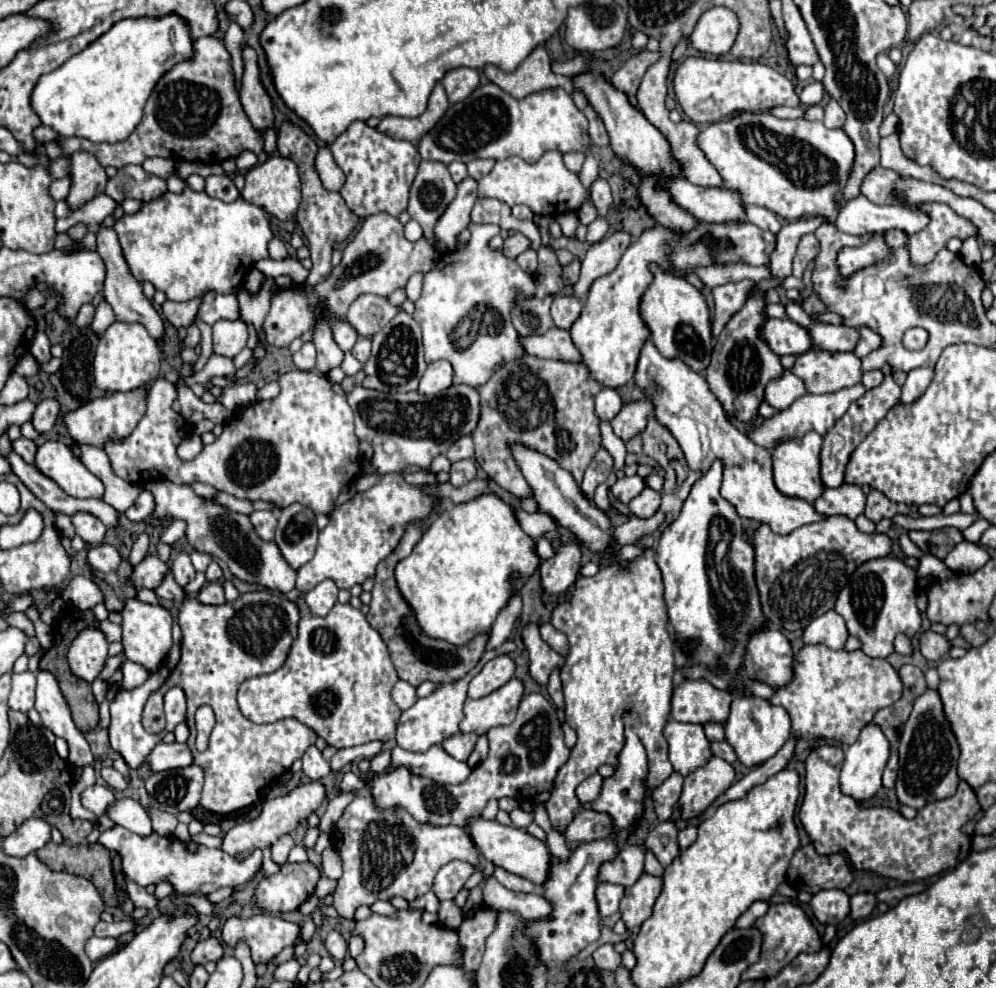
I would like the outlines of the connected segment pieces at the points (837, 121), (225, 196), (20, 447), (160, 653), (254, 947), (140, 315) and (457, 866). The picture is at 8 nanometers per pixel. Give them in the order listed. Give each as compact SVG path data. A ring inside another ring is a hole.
M829 100L829 104L825 106L823 124L827 128L843 128L843 124L845 124L845 112L843 112L843 108L835 100Z
M207 176L205 178L205 192L213 198L223 202L233 202L239 198L239 190L227 176Z
M17 438L13 442L13 450L29 464L33 464L35 460L35 452L37 452L37 446L33 444L33 440L27 440L27 438Z
M137 598L129 600L121 614L123 614L123 624L121 624L123 626L123 648L125 648L127 660L145 666L149 674L157 672L173 646L171 614L163 606L151 606L151 604L137 600Z
M255 914L251 918L233 916L225 920L223 928L231 928L229 944L237 944L239 940L247 942L255 964L269 962L271 956L279 954L285 946L293 944L299 934L297 924L271 914Z
M99 226L99 230L97 230L97 252L99 252L99 256L103 258L105 270L107 270L103 296L107 296L107 302L111 304L111 308L113 308L117 320L119 320L119 322L139 322L139 324L143 324L143 326L147 328L147 332L151 334L151 338L159 342L159 340L165 336L163 320L161 320L159 312L153 308L153 304L145 298L141 284L131 276L131 272L129 272L129 268L127 268L127 262L125 262L125 256L123 256L123 252L121 252L119 240L117 240L117 234L115 234L113 228L103 228L103 226Z
M453 860L449 864L445 864L437 876L435 876L435 884L433 884L433 892L439 900L451 900L455 898L455 894L465 886L467 878L473 874L473 866L467 862L459 862Z

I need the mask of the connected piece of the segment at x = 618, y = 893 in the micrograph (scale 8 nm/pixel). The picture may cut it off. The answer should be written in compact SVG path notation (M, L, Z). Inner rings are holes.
M603 882L597 886L597 904L599 904L601 916L611 916L619 910L617 902L621 902L623 892L625 892L623 886L609 884L609 882Z

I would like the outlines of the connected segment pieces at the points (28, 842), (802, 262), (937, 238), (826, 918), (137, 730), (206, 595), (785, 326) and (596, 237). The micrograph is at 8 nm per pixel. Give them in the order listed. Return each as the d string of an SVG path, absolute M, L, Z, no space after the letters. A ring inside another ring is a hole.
M29 818L11 836L3 840L3 850L9 856L27 856L37 852L51 840L51 826L43 818Z
M807 234L801 238L799 242L799 248L797 248L797 254L795 254L795 260L793 260L793 276L795 278L801 278L807 264L819 254L819 240L813 236L813 234Z
M931 202L931 204L919 204L917 208L921 212L927 212L929 224L919 234L911 234L907 240L909 258L911 258L911 264L915 266L929 264L951 238L967 240L971 236L979 236L979 230L975 228L975 224L959 216L947 204Z
M821 890L809 906L821 924L841 924L849 914L849 896L843 890Z
M161 668L161 670L159 670L157 674L153 674L143 686L135 688L135 690L129 690L129 692L121 690L121 692L117 694L117 698L113 700L113 704L111 704L111 724L109 724L111 748L117 750L117 752L123 756L123 760L127 762L127 766L129 766L131 770L139 768L139 766L147 760L147 756L151 754L151 750L155 748L155 744L159 744L161 738L163 738L161 734L149 734L149 732L143 732L141 712L143 712L143 706L145 706L145 702L147 702L147 696L149 696L151 692L155 692L155 690L167 680L169 674L171 674L169 670Z
M209 582L201 588L199 592L199 602L201 604L225 604L225 596L223 596L223 588L219 582Z
M767 318L759 336L775 354L805 354L811 348L809 332L789 318Z
M597 216L597 220L593 220L587 226L587 242L599 242L607 230L609 230L609 220L603 216Z

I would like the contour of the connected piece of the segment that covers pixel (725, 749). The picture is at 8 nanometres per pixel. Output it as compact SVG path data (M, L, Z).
M711 742L711 750L713 750L715 756L723 758L723 760L729 762L729 764L733 764L733 762L737 760L735 750L729 746L729 742Z

